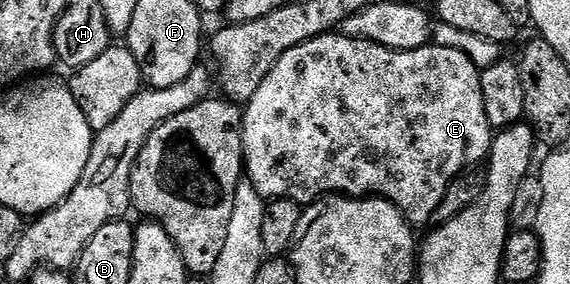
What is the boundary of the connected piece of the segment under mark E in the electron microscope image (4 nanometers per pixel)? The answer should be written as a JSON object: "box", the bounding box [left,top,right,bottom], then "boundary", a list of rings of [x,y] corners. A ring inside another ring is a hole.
{"box":[242,32,492,228],"boundary":[[[341,32],[321,34],[319,38],[313,38],[284,52],[272,72],[264,76],[264,84],[256,88],[256,96],[252,96],[249,102],[245,103],[242,116],[245,177],[256,188],[256,192],[267,200],[287,198],[293,202],[309,204],[326,194],[344,194],[348,198],[387,198],[406,217],[411,227],[419,228],[418,226],[433,219],[436,208],[440,208],[440,200],[444,200],[444,192],[448,192],[448,184],[452,184],[452,180],[463,173],[464,168],[487,161],[492,128],[488,124],[488,112],[484,112],[484,92],[480,92],[481,79],[478,66],[472,64],[472,60],[468,60],[464,52],[456,52],[456,48],[431,44],[415,50],[389,50],[380,44],[350,38]]]}

